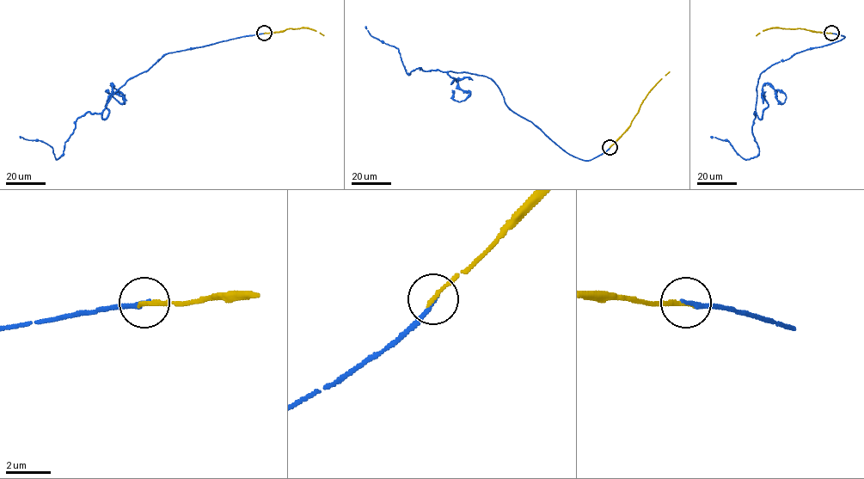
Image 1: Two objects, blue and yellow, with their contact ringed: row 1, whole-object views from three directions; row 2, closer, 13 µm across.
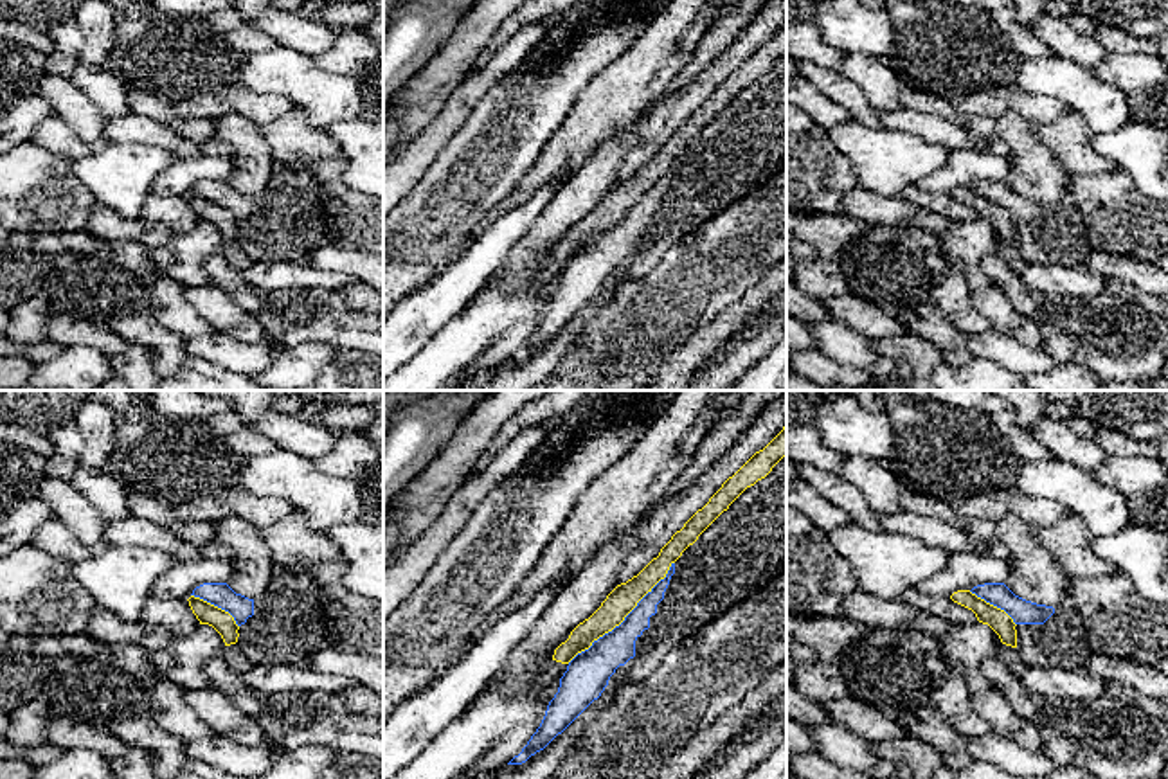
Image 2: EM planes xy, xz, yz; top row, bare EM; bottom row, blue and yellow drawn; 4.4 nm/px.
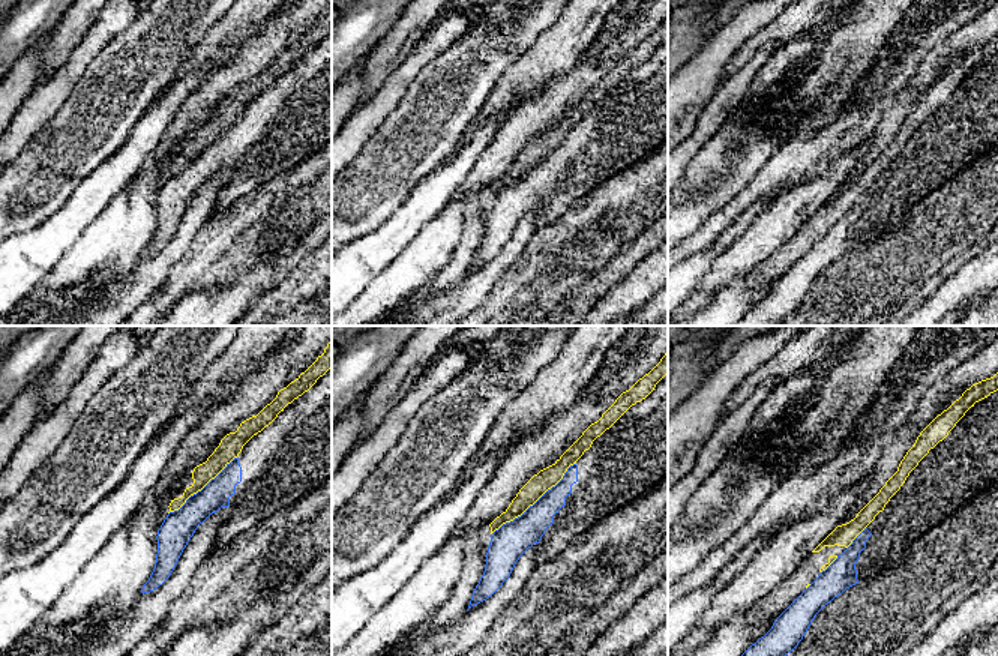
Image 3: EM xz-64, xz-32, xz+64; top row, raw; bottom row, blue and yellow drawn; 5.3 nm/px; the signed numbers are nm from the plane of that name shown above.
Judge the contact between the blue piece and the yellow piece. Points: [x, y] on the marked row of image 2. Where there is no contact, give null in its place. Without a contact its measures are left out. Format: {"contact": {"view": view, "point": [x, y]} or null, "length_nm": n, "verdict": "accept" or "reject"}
{"contact": {"view": "xz", "point": [625, 619]}, "length_nm": 650, "verdict": "reject"}

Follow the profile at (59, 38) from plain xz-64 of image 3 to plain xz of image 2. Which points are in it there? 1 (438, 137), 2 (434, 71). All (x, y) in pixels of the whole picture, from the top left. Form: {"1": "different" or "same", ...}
{"1": "different", "2": "same"}

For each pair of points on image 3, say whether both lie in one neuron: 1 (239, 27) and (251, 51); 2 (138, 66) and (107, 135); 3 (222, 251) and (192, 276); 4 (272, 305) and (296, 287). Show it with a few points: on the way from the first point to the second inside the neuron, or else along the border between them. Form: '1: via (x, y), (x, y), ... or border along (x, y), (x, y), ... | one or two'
1: border along (269, 15), (224, 68) | two
2: via (122, 83), (107, 101), (107, 119) | one
3: via (215, 257), (200, 269) | one
4: via (278, 300), (290, 293) | one

